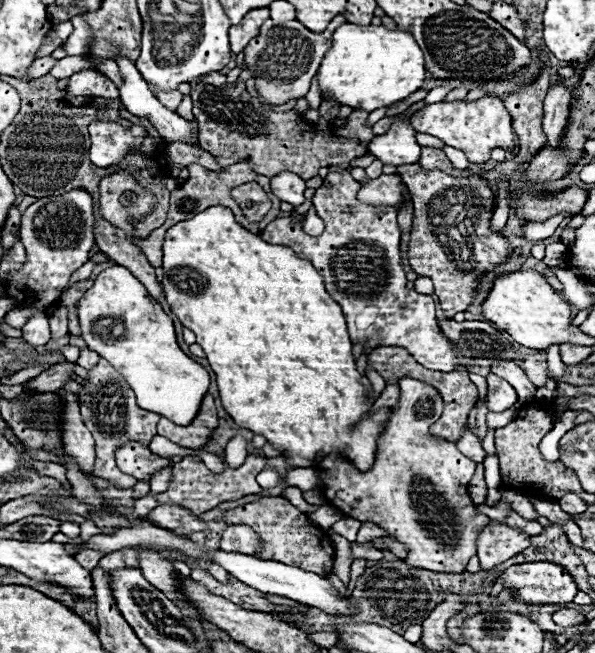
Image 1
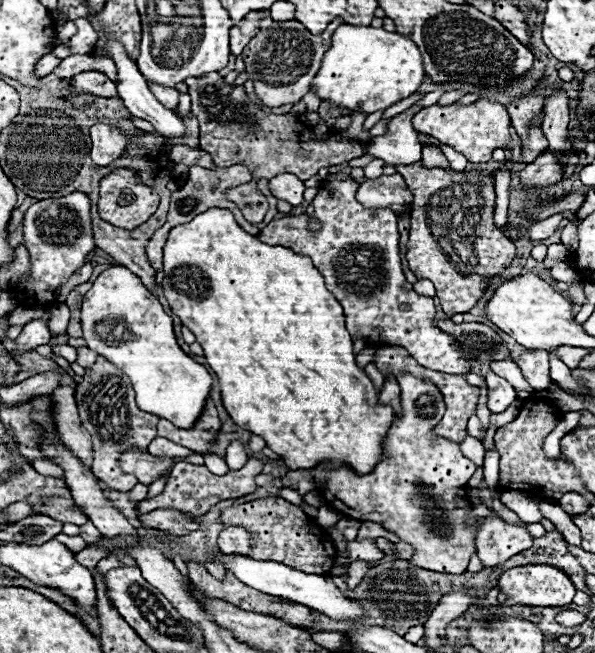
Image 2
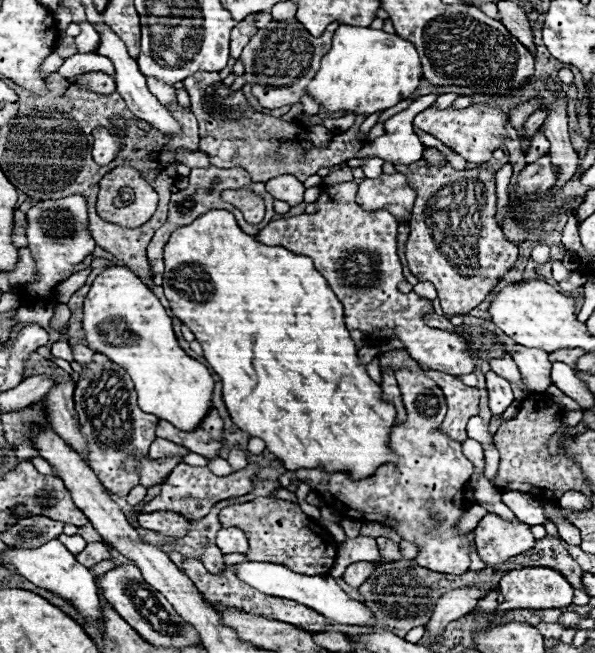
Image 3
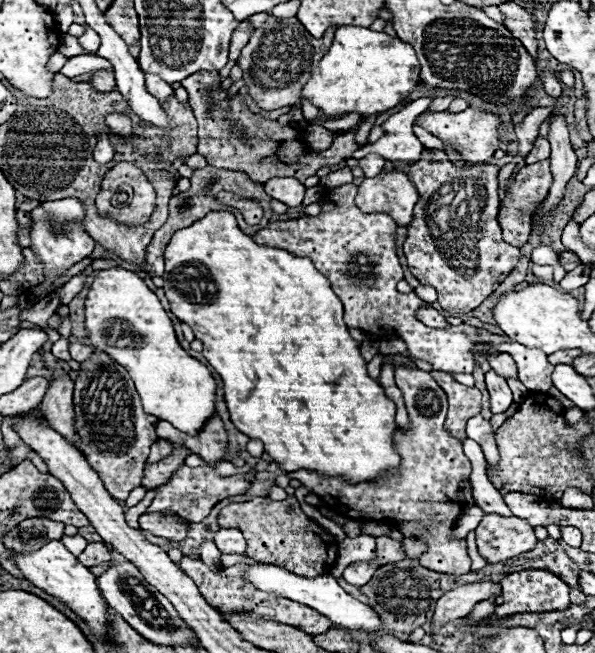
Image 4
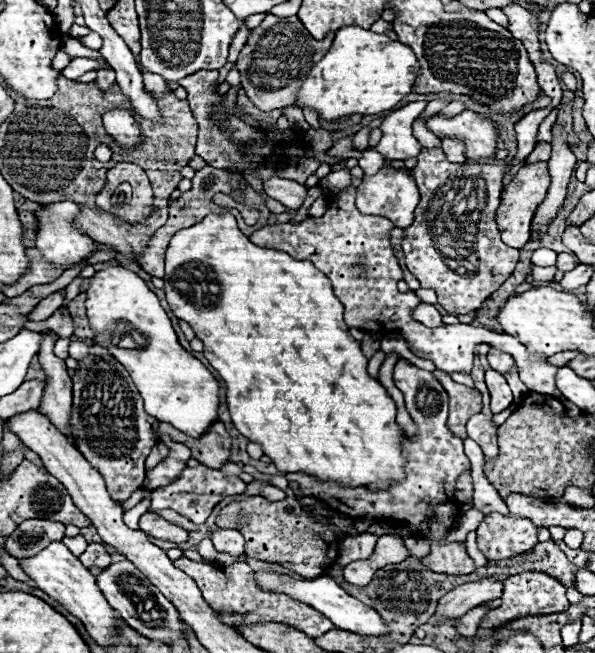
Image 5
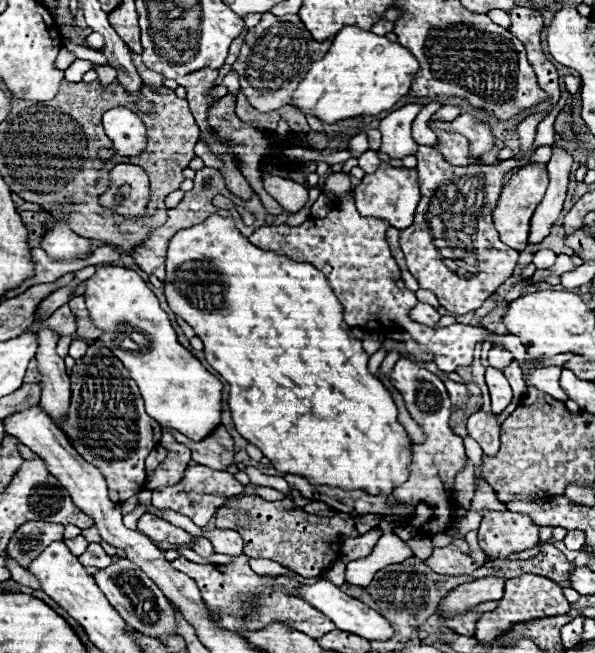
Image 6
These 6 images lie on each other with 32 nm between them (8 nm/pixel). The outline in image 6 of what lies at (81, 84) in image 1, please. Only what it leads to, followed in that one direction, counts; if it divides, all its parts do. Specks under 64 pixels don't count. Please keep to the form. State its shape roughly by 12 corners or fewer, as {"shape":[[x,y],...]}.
{"shape":[[96,66],[98,80],[108,86],[116,78],[112,66]]}

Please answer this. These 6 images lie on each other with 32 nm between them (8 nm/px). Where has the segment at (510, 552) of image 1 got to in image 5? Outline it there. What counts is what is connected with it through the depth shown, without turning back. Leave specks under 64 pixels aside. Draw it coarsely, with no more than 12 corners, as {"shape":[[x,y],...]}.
{"shape":[[488,514],[476,530],[490,560],[532,550],[538,528],[520,516]]}

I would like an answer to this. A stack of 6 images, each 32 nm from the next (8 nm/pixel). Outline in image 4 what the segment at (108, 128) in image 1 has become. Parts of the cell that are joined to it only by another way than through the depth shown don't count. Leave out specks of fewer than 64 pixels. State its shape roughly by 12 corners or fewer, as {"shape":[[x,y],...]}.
{"shape":[[102,134],[94,148],[94,160],[106,164],[114,156],[110,134]]}

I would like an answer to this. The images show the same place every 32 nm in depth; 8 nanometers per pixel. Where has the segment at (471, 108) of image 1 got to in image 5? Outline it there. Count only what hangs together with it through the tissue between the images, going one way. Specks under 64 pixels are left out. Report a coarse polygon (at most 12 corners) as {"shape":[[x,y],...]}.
{"shape":[[470,110],[432,116],[438,136],[464,138],[470,162],[496,150],[494,122]]}

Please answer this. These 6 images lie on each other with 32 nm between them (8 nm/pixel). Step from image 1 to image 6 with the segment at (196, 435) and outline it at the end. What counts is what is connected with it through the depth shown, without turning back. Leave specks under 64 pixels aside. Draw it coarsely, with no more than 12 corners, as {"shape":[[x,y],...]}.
{"shape":[[218,426],[202,442],[176,434],[192,460],[216,470],[234,464],[234,440]]}

